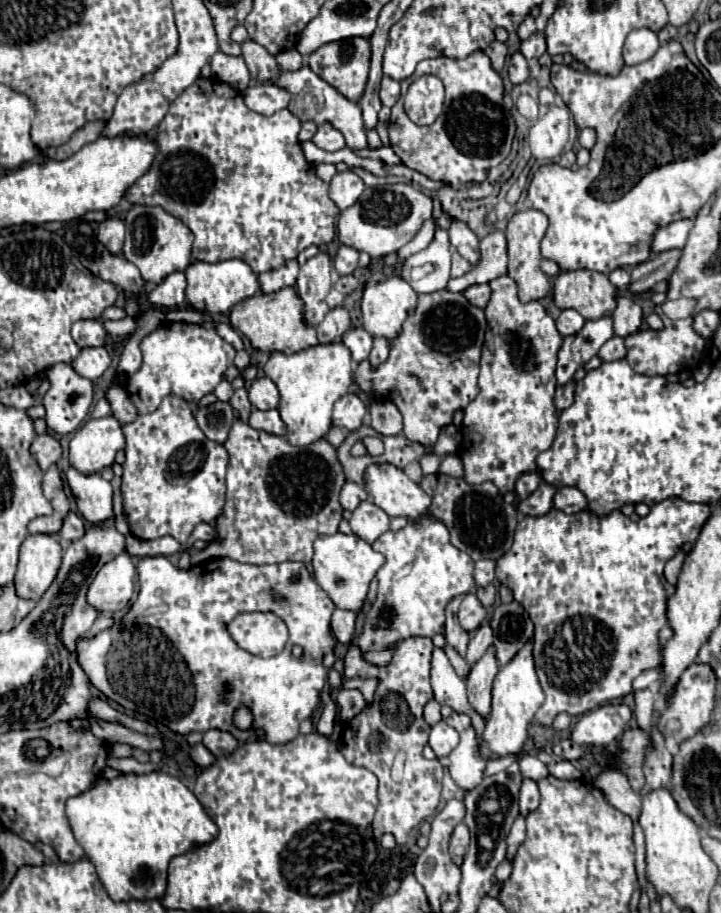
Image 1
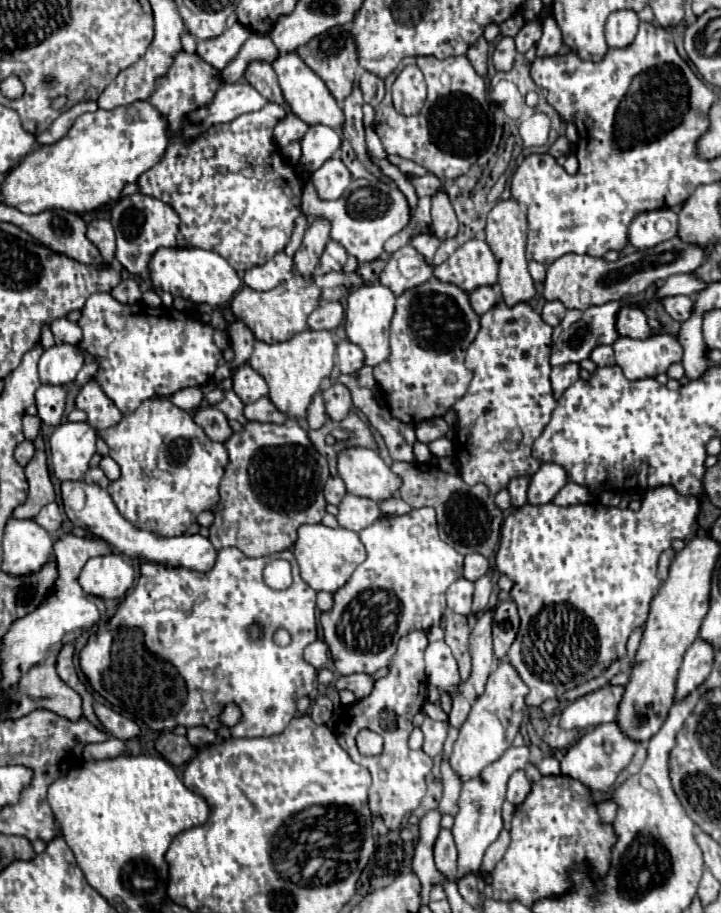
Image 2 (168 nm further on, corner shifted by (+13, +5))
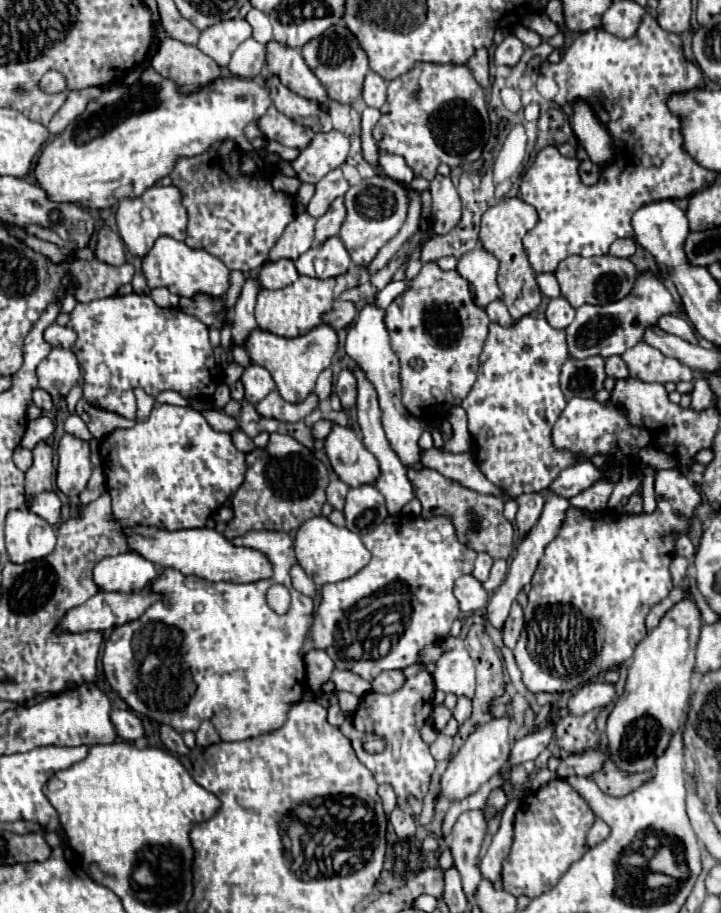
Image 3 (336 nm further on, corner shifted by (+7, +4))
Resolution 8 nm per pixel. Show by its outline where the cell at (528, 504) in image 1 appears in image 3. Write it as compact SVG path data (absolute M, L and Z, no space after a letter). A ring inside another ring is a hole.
M578 462L574 466L564 468L558 474L558 478L548 486L548 492L562 498L572 498L578 492L586 490L598 478L600 478L600 470L592 462Z

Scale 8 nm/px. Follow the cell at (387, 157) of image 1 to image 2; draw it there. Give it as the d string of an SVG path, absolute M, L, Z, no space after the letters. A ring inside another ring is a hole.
M389 155L387 160L391 164L397 166L402 173L411 173L422 176L428 172L424 167L414 163L413 161L402 159L395 155Z

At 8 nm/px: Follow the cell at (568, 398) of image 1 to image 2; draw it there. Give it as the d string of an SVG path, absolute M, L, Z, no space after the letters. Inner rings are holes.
M570 363L570 365L560 365L560 367L552 367L552 389L554 389L554 397L560 399L562 393L580 379L580 365L578 363Z

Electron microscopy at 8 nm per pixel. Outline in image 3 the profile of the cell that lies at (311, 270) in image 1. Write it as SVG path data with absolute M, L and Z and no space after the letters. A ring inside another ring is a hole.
M338 198L336 202L332 202L332 206L328 208L328 212L316 220L314 246L326 242L332 236L338 236L344 218L346 218L346 210L344 210L344 204L342 204L342 198Z

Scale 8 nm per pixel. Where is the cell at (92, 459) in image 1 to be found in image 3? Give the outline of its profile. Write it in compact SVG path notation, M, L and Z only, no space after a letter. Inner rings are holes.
M64 434L58 444L58 476L56 484L66 496L78 496L92 474L90 442L80 440L72 434Z

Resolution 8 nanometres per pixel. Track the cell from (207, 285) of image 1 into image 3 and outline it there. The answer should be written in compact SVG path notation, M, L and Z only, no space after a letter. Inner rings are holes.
M162 236L156 240L154 248L142 260L142 272L150 288L168 288L172 294L194 298L196 294L206 294L220 298L230 288L230 270L214 256L204 250L192 250L184 242Z

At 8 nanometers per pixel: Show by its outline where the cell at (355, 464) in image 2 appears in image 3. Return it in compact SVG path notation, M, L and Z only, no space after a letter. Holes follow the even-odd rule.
M334 426L326 438L326 454L338 478L350 488L376 484L380 476L380 464L376 456L364 446L362 438L354 434L354 430Z

